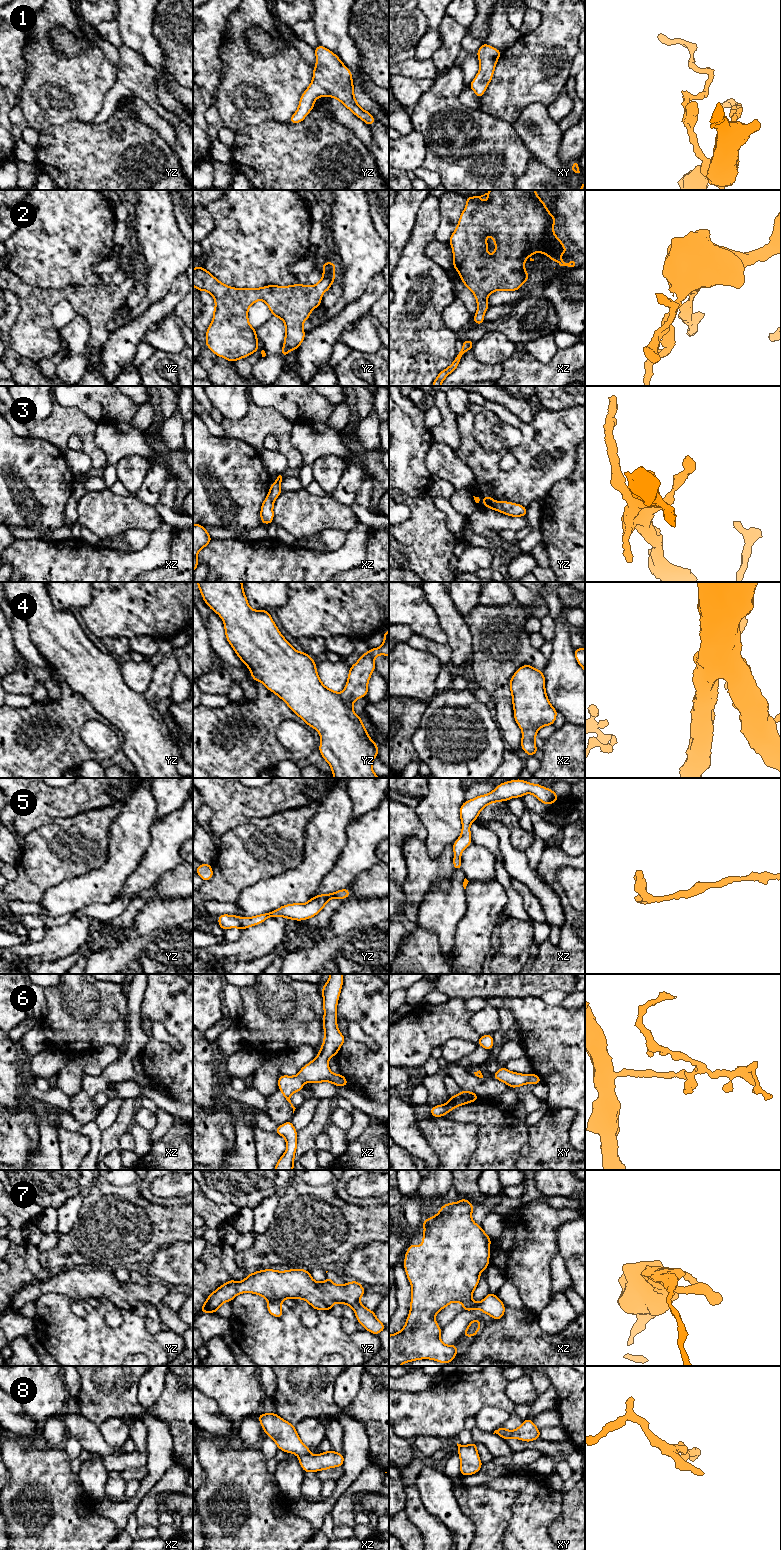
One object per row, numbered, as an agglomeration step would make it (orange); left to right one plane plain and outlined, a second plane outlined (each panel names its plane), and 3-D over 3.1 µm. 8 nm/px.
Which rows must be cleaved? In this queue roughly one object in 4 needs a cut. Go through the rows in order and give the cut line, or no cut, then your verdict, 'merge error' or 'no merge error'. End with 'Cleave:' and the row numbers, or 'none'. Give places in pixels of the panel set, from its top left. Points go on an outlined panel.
1: cut none; no merge error
2: cut none; no merge error
3: cut none; no merge error
4: cut none; no merge error
5: cut none; no merge error
6: cut none; no merge error
7: cut xz (473, 1302), (474, 1308); merge error
8: cut xz (309, 1453), (299, 1457); merge error
Cleave: 7, 8

